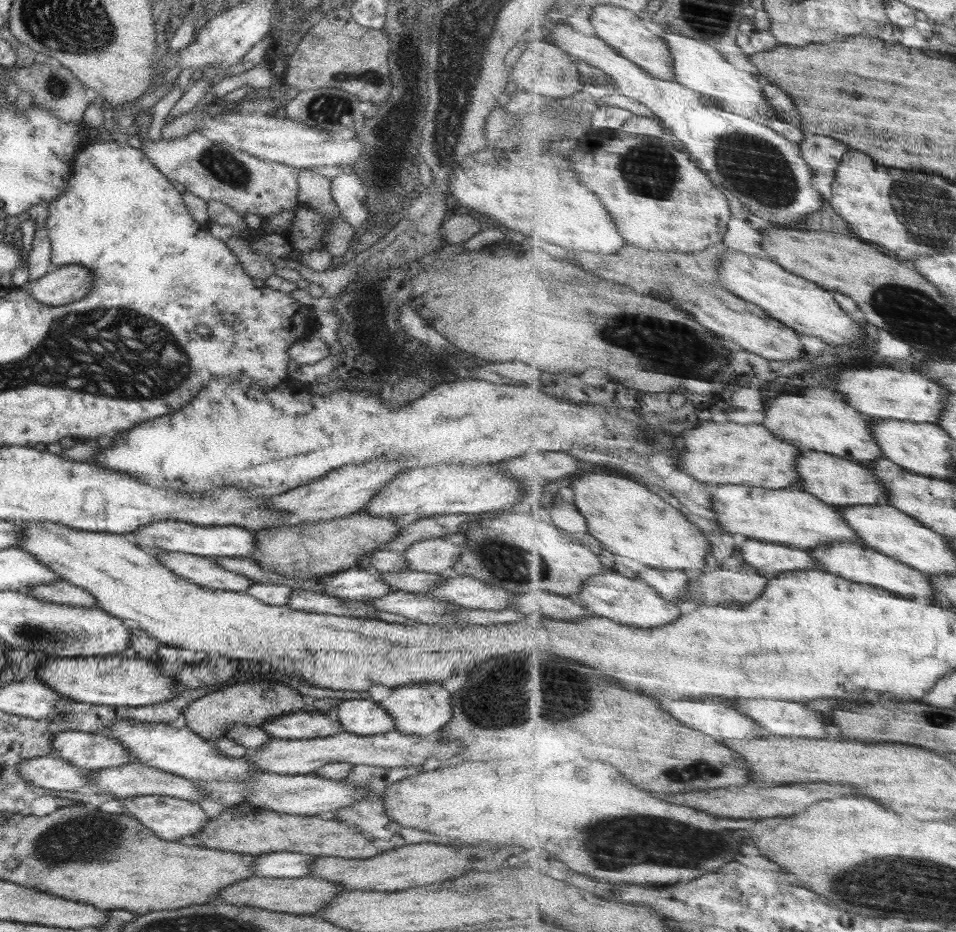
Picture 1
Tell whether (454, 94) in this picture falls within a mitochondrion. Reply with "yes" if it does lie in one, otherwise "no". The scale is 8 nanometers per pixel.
yes

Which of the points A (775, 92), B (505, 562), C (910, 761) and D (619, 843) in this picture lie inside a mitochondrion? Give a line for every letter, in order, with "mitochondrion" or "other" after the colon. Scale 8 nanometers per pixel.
A: other
B: mitochondrion
C: other
D: mitochondrion

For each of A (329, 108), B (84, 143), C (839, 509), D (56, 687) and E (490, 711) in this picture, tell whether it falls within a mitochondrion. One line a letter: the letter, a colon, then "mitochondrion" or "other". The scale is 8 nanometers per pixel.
A: mitochondrion
B: other
C: other
D: other
E: mitochondrion

